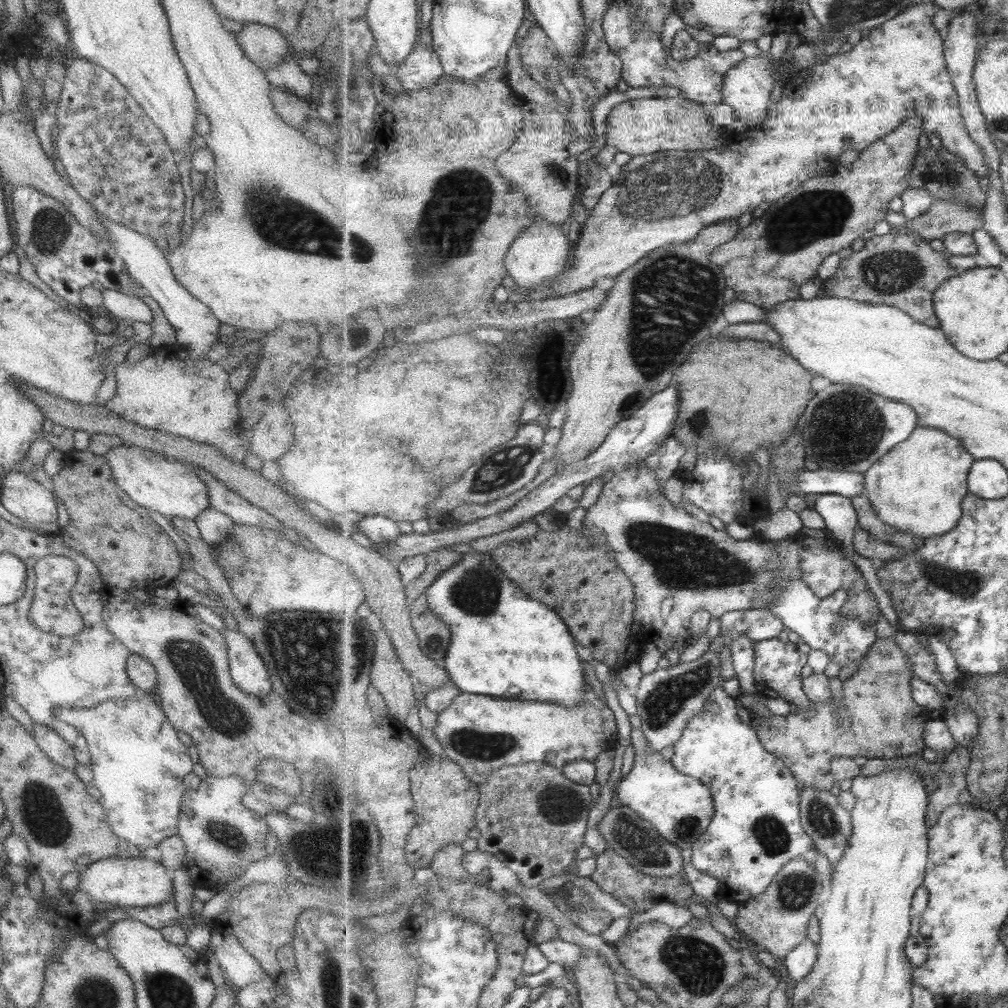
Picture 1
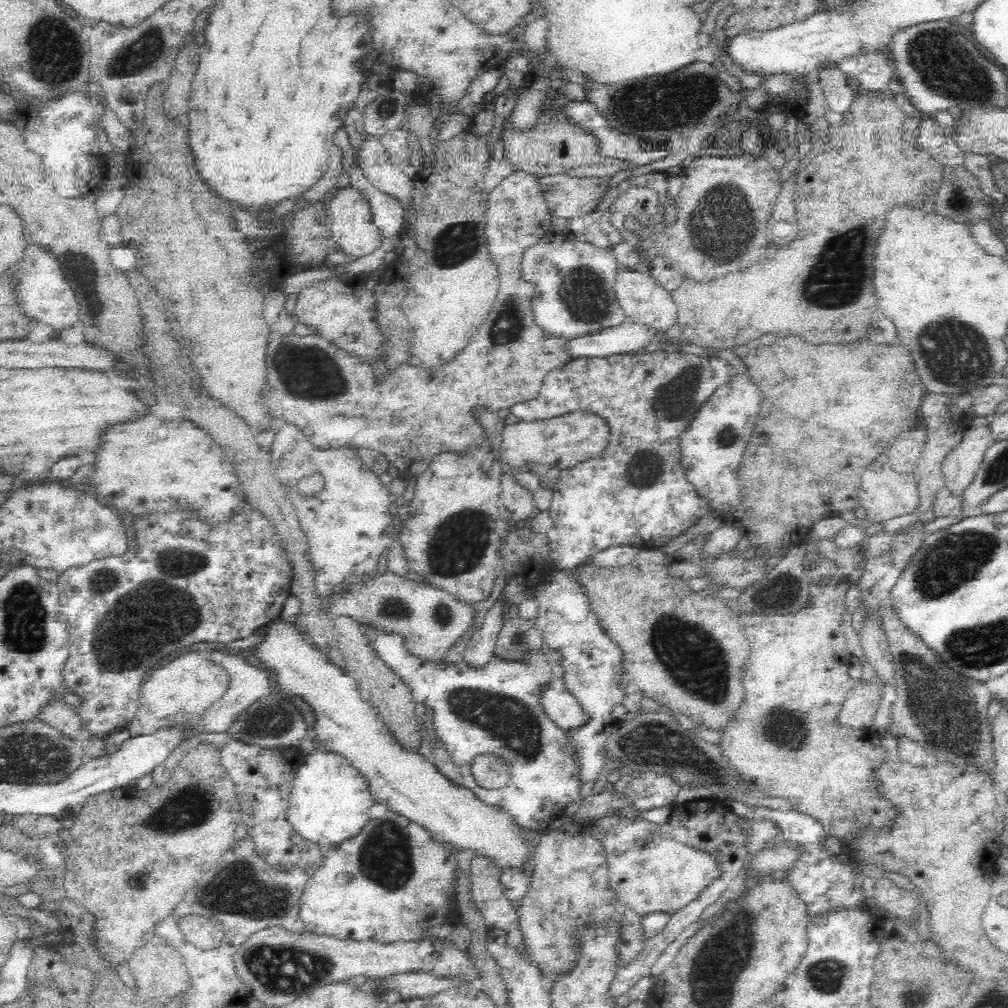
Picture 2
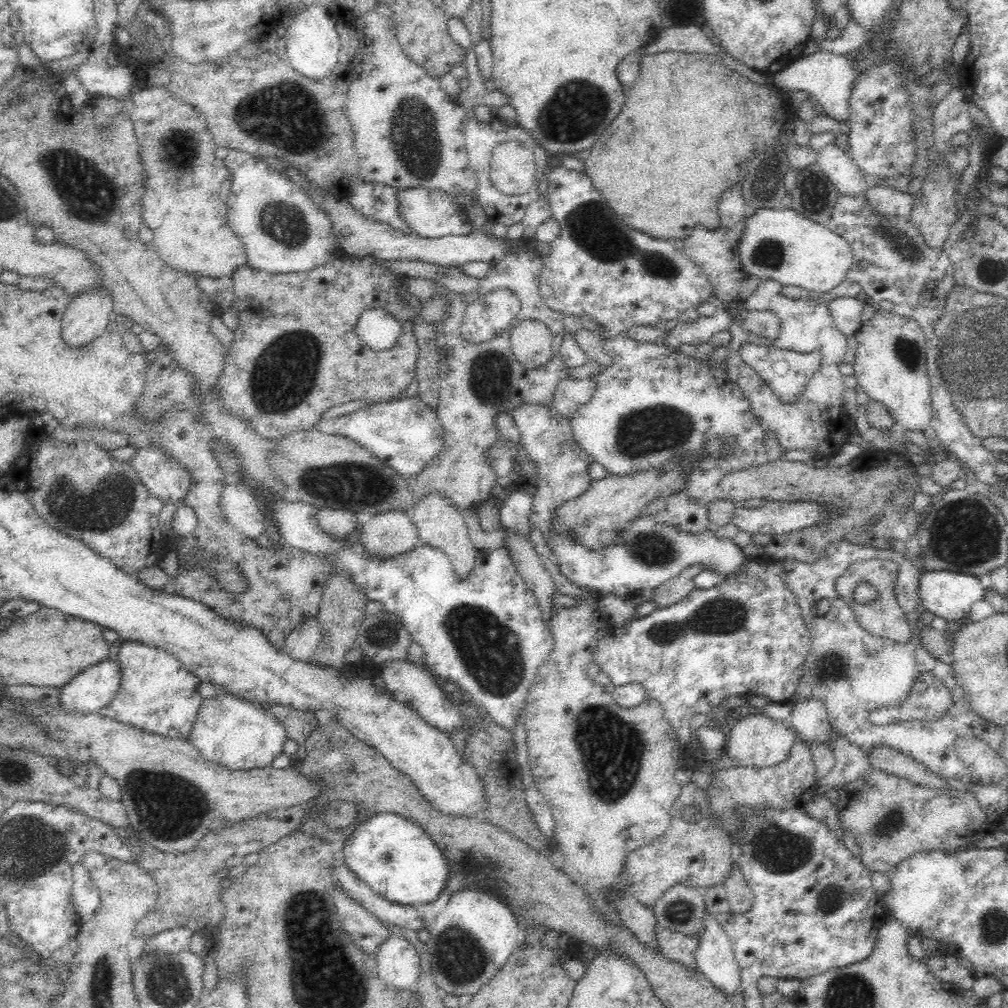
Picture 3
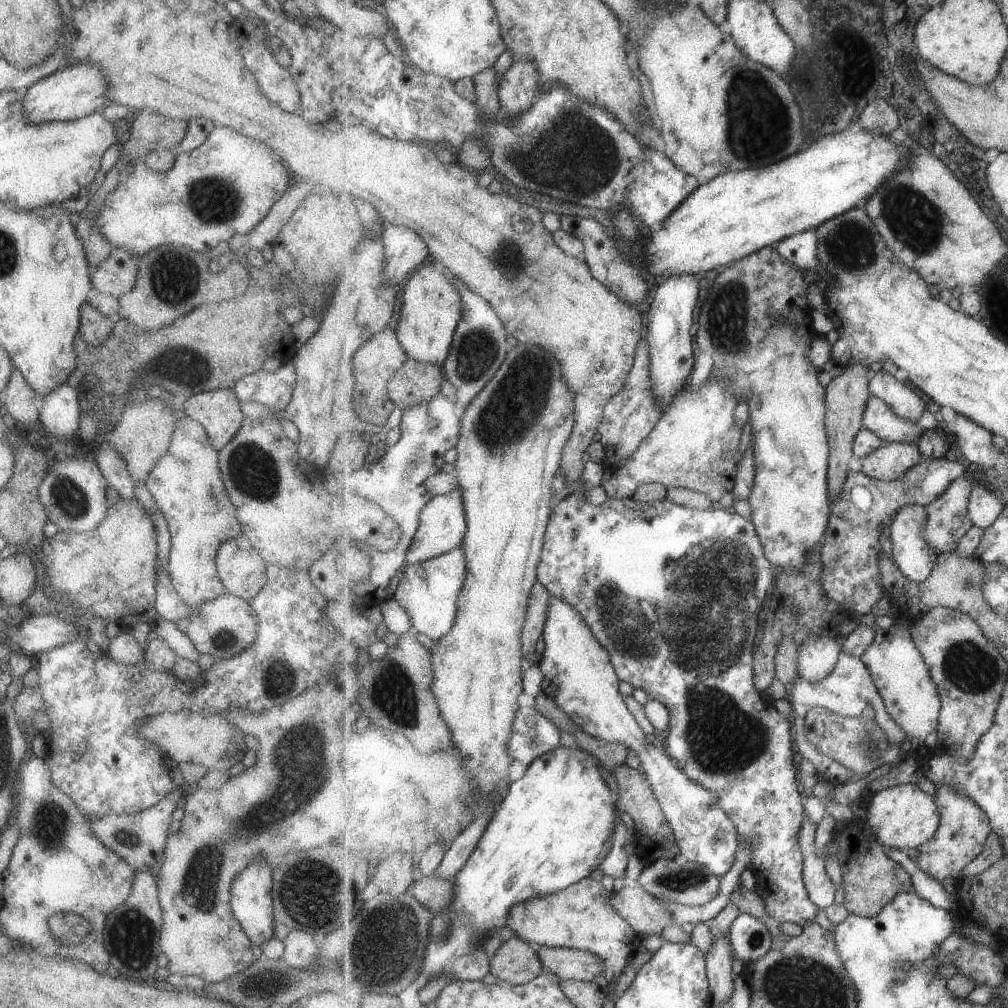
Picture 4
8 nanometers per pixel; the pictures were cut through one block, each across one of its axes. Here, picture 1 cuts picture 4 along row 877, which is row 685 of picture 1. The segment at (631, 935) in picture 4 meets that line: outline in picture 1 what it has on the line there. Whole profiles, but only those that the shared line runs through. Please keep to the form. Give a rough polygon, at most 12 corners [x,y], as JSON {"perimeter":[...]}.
{"perimeter":[[462,692],[434,732],[475,785],[521,762],[596,763],[615,714]]}

